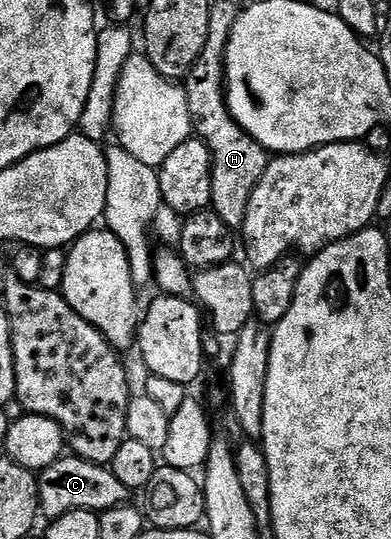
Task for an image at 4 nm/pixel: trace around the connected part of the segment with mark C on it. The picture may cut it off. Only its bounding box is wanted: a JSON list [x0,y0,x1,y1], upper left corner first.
[38,456,132,520]

